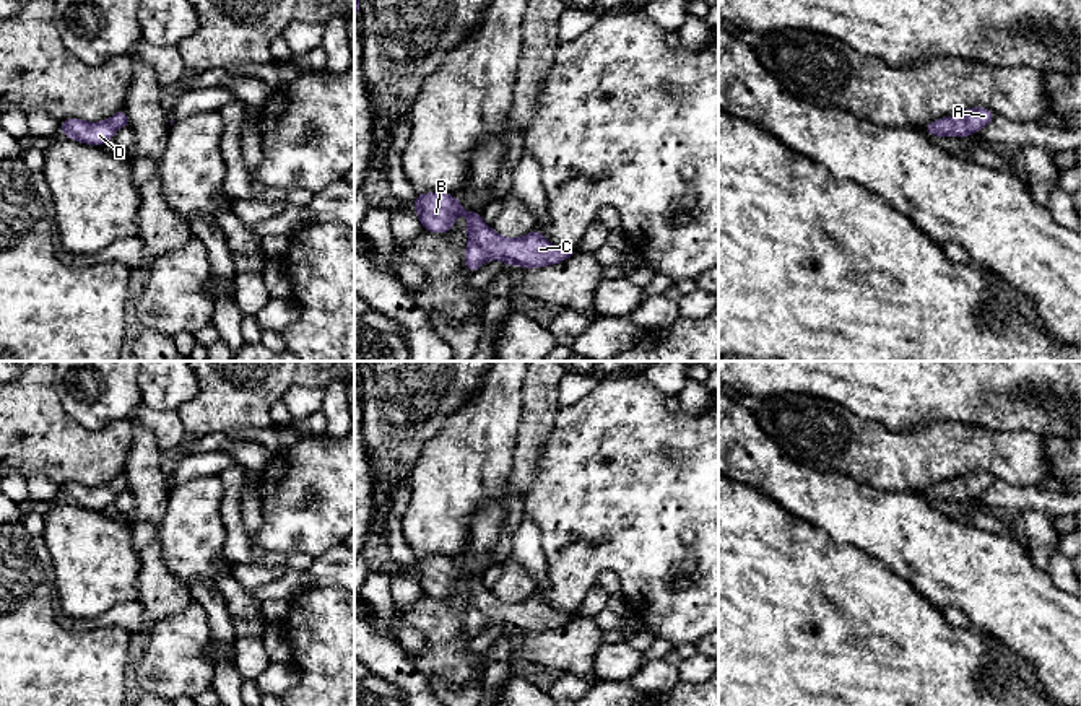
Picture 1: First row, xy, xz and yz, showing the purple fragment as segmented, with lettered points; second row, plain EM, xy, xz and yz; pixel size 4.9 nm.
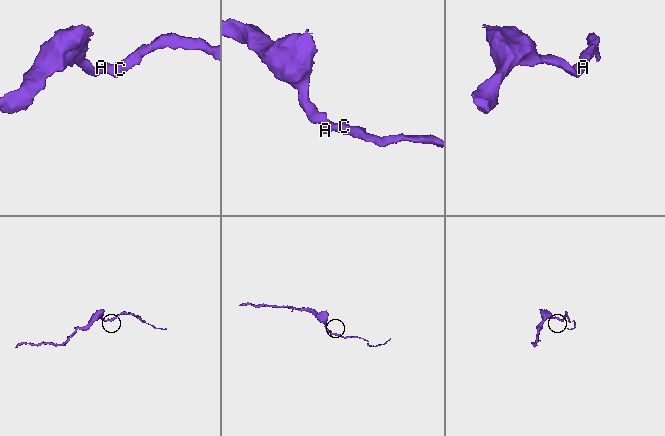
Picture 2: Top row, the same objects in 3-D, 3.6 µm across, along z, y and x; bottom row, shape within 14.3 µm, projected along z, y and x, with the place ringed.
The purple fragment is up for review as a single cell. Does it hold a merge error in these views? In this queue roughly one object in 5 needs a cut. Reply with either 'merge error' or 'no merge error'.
no merge error

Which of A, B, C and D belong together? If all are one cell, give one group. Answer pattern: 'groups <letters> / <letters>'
groups A B C D

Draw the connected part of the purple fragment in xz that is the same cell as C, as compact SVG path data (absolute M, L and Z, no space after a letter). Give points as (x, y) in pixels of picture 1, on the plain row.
M445 556L416 558L413 573L423 594L436 599L450 595L458 579L468 581L465 631L470 638L476 636L486 625L536 633L564 626L574 618L554 612L538 594L522 602L504 602L483 587L480 576L465 574L454 560Z

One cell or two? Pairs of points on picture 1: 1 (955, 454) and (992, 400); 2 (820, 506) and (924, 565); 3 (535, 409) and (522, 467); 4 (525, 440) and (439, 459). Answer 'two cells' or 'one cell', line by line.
1: two cells
2: one cell
3: one cell
4: two cells

